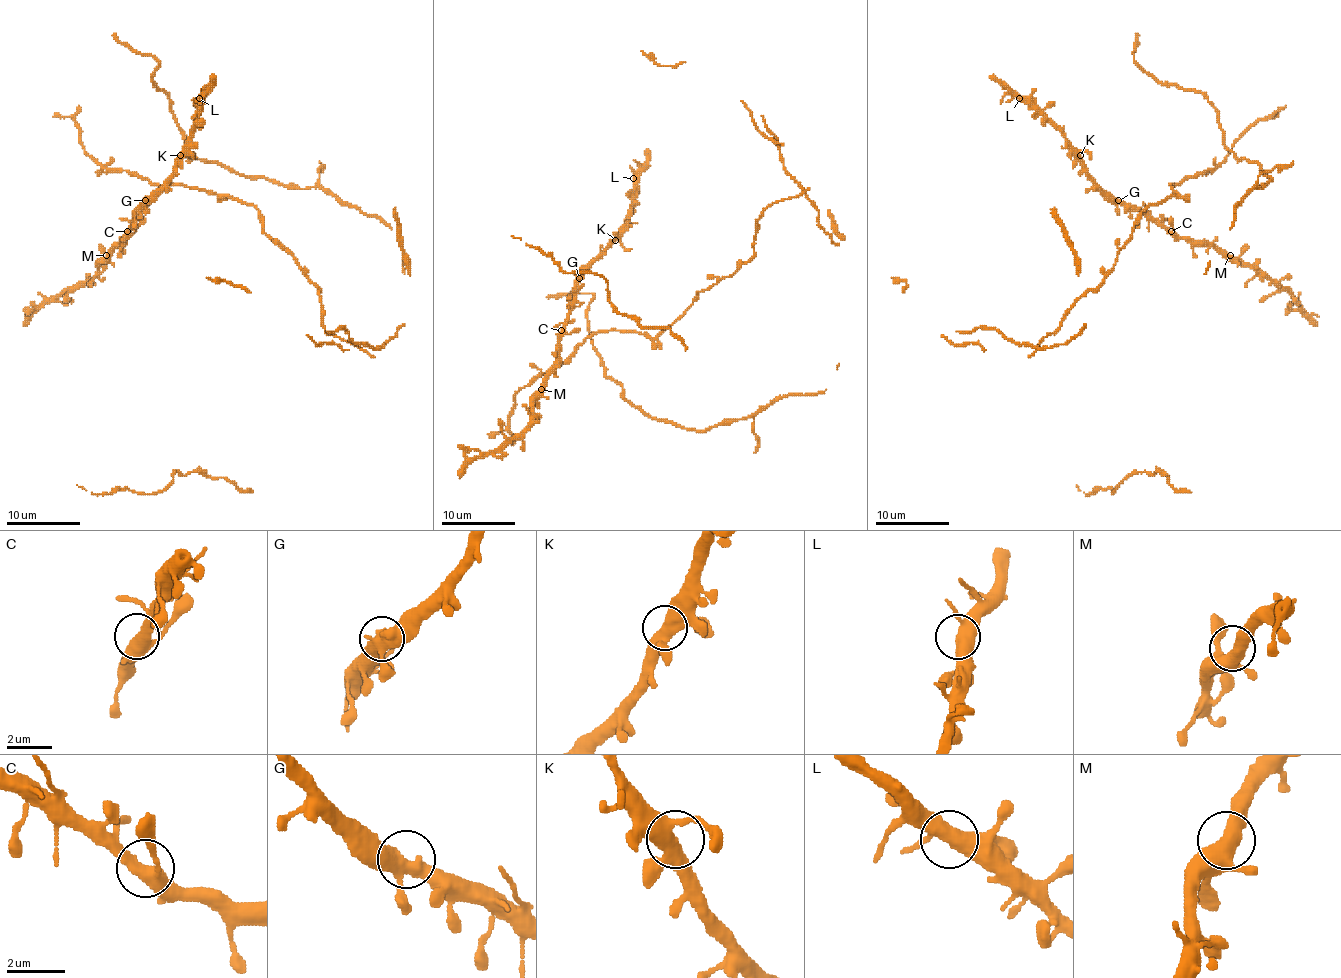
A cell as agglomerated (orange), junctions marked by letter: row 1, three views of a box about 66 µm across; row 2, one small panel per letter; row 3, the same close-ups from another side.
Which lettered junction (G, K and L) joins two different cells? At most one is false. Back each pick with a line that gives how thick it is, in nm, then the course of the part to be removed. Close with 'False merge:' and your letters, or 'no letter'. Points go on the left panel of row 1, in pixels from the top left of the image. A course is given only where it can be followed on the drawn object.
False merge: no letter

